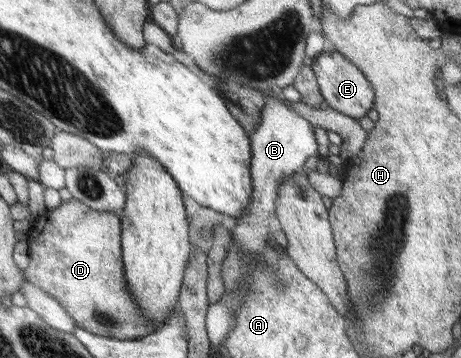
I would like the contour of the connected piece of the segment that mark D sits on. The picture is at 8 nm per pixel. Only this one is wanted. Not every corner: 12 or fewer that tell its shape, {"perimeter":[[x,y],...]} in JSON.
{"perimeter":[[69,199],[28,232],[25,280],[75,326],[136,340],[149,322],[121,218]]}

